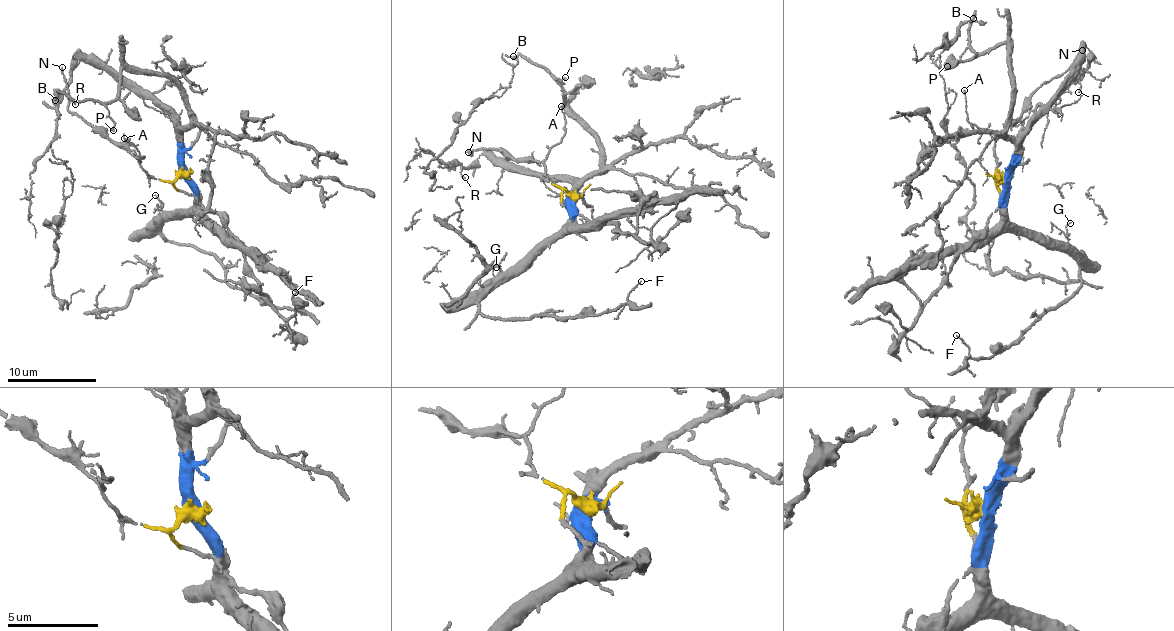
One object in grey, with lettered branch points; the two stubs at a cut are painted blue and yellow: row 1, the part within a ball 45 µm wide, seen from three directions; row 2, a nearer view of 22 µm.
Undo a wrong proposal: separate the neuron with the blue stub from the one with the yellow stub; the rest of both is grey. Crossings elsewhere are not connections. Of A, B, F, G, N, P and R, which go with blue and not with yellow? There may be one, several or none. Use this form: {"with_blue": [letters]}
{"with_blue": ["B", "F", "G", "P", "R"]}

